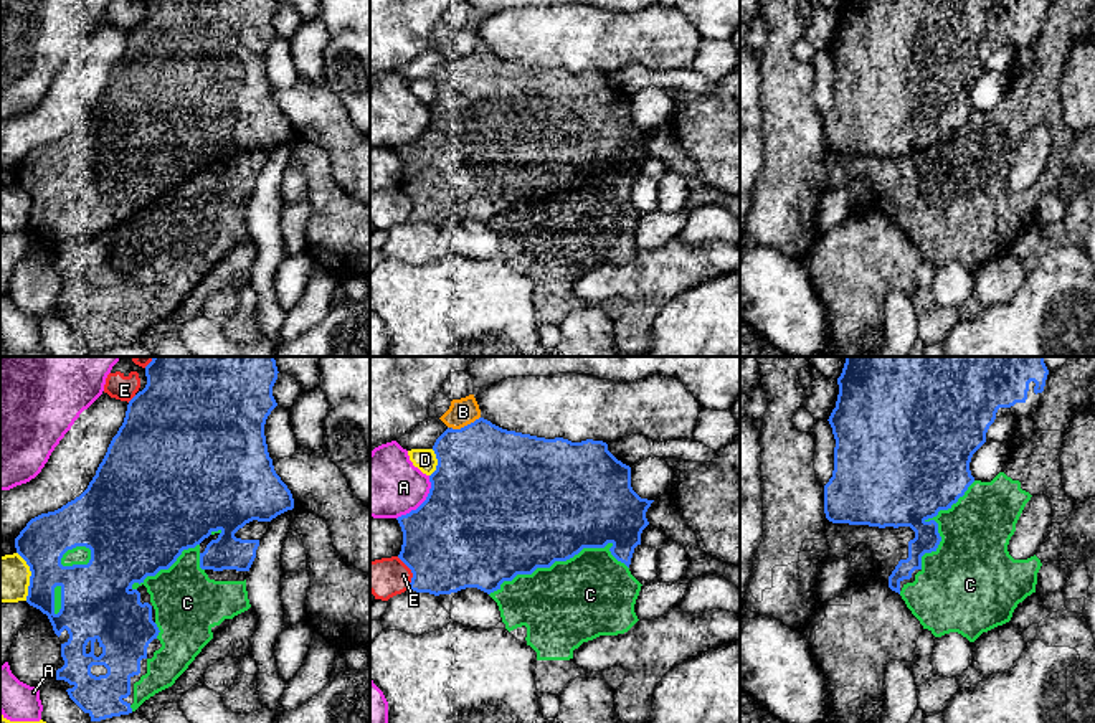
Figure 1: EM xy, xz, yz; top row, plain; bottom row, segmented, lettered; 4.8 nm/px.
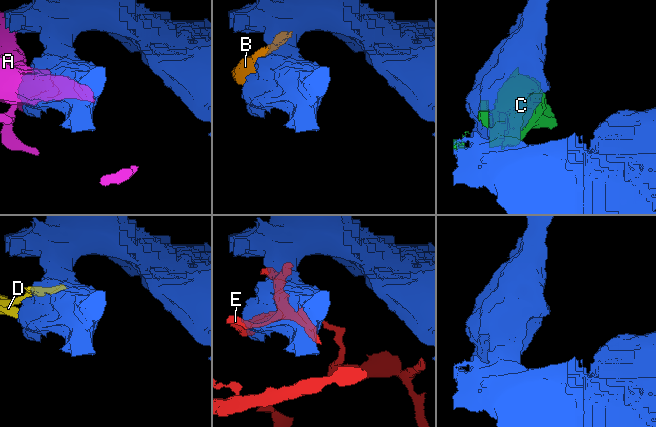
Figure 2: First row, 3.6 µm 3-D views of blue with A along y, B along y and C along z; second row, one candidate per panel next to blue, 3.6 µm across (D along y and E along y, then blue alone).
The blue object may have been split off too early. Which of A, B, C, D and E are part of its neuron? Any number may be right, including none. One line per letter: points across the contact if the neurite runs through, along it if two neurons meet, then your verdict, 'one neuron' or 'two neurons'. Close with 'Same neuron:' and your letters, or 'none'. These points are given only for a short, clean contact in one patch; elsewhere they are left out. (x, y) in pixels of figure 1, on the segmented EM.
A: two neurons
B: two neurons
C: one neuron
D: two neurons
E: two neurons
Same neuron: C

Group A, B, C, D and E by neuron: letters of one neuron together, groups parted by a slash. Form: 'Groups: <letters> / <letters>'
Groups: A / B / C / D / E

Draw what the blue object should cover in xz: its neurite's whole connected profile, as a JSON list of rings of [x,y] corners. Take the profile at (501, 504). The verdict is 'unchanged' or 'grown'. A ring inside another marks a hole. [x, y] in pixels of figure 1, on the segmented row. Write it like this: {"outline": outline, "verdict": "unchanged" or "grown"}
{"outline": [[[479,418],[461,429],[446,429],[434,442],[438,459],[436,470],[429,475],[431,489],[426,500],[406,515],[398,517],[403,532],[403,545],[398,558],[411,569],[410,589],[434,596],[457,593],[466,588],[477,588],[487,593],[499,606],[502,622],[510,632],[527,627],[527,645],[537,652],[537,660],[570,660],[573,650],[583,642],[600,636],[618,636],[628,632],[639,619],[634,604],[641,583],[631,574],[629,565],[634,548],[641,545],[641,533],[649,525],[646,512],[654,500],[641,499],[631,487],[631,467],[618,461],[603,441],[586,439],[571,442],[563,437],[545,439],[530,434],[502,429],[491,421]]], "verdict": "grown"}

